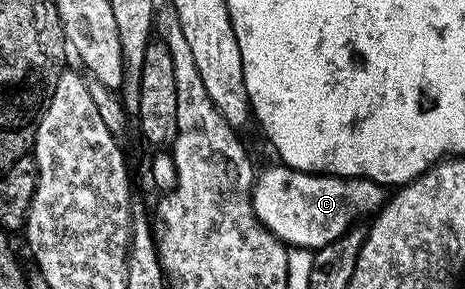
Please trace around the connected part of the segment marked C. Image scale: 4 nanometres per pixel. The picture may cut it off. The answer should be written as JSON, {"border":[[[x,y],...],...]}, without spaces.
{"border":[[[281,163],[273,164],[255,176],[250,202],[258,222],[287,247],[311,251],[324,247],[340,239],[346,230],[355,228],[361,222],[358,221],[361,217],[369,218],[377,214],[388,200],[387,190],[366,177],[332,177],[328,173],[305,173],[299,169],[289,169]]]}

